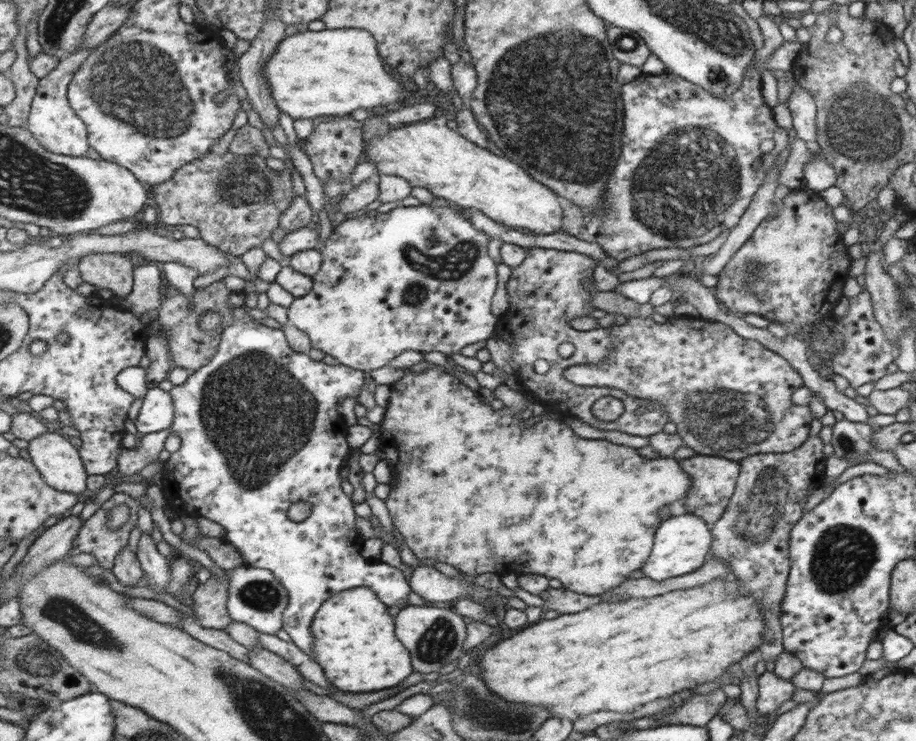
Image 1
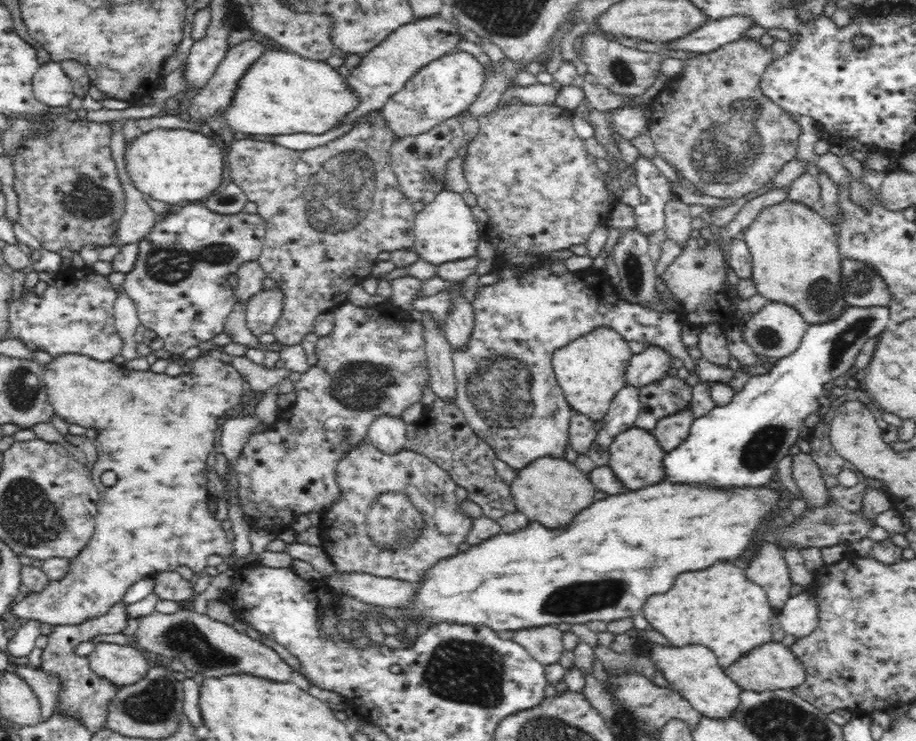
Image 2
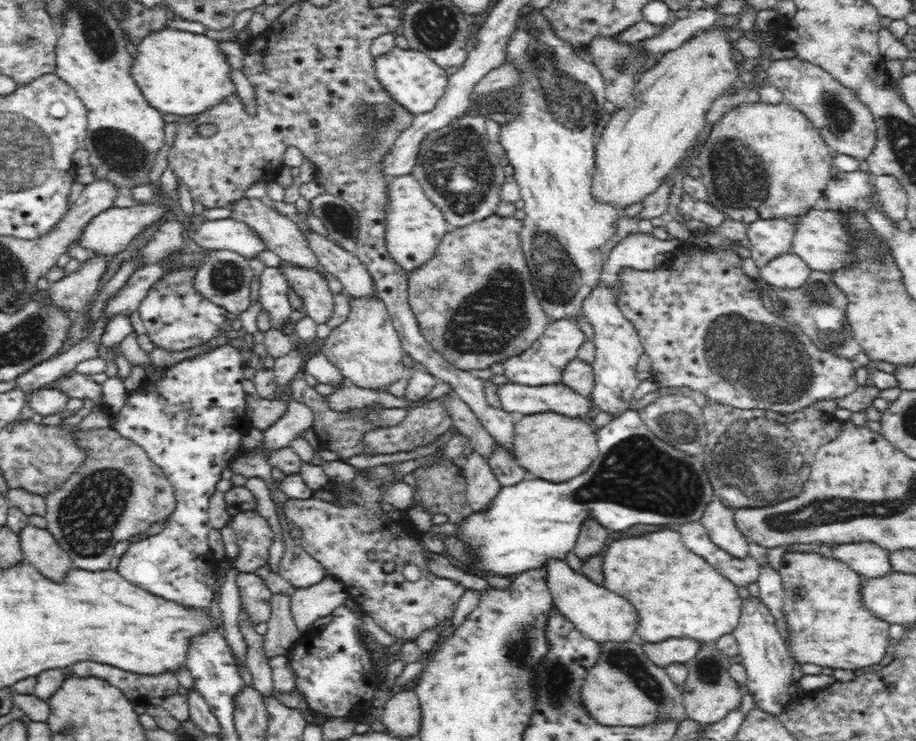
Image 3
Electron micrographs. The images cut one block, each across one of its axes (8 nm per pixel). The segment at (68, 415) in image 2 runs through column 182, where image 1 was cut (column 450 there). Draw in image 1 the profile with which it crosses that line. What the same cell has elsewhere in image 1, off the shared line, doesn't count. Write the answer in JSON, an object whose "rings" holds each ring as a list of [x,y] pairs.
{"rings":[[[433,365],[421,372],[407,370],[389,385],[389,389],[388,403],[384,407],[379,423],[378,449],[381,452],[381,460],[384,458],[395,475],[393,475],[394,485],[389,489],[384,504],[392,526],[395,528],[396,537],[408,546],[416,559],[433,558],[472,577],[483,572],[493,572],[499,576],[506,573],[540,574],[548,579],[559,580],[565,590],[587,596],[599,596],[605,590],[615,589],[617,585],[627,580],[633,570],[643,568],[647,556],[651,556],[649,552],[652,548],[651,540],[655,540],[653,532],[656,532],[657,524],[662,521],[659,517],[659,508],[663,508],[666,504],[673,504],[677,500],[683,501],[691,488],[691,479],[673,457],[659,456],[657,459],[647,459],[627,446],[617,446],[607,440],[585,440],[581,438],[581,434],[577,434],[577,430],[573,430],[573,426],[569,426],[569,422],[564,422],[563,416],[541,417],[540,422],[531,427],[523,425],[521,420],[515,420],[515,418],[529,415],[527,408],[534,402],[529,394],[523,393],[524,399],[528,402],[528,406],[524,408],[503,407],[493,411],[489,402],[485,402],[485,398],[481,398],[481,394],[473,390],[473,386],[466,386],[460,377],[455,377],[452,373],[446,373]]]}

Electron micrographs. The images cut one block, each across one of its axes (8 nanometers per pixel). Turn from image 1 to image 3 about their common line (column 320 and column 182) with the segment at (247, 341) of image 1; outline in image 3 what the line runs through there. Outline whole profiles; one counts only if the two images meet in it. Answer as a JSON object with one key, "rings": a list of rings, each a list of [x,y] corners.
{"rings":[[[231,344],[218,346],[192,358],[184,359],[172,367],[162,368],[157,379],[148,380],[138,390],[126,391],[125,405],[118,412],[111,412],[111,428],[122,438],[139,445],[168,477],[176,492],[176,510],[165,519],[162,532],[132,543],[120,558],[117,570],[128,582],[147,590],[161,600],[176,606],[206,614],[212,606],[215,568],[218,560],[210,549],[208,534],[212,524],[208,519],[208,500],[222,480],[226,465],[240,455],[242,440],[253,425],[245,413],[244,366],[240,352]]]}

